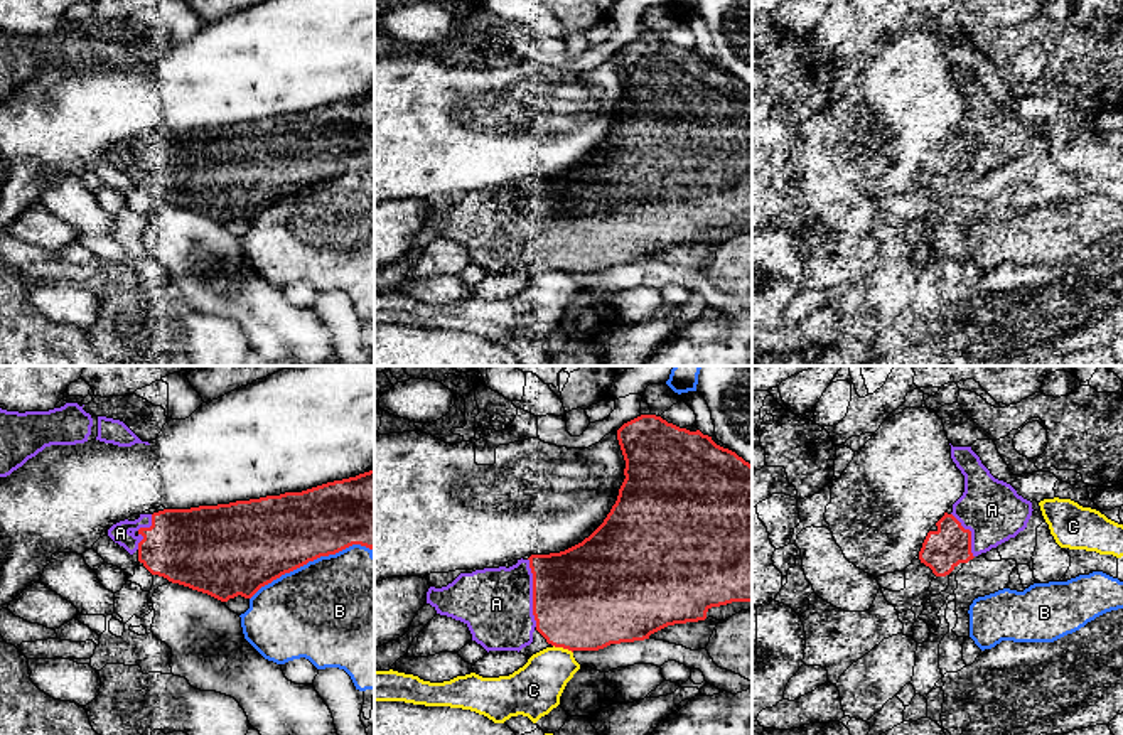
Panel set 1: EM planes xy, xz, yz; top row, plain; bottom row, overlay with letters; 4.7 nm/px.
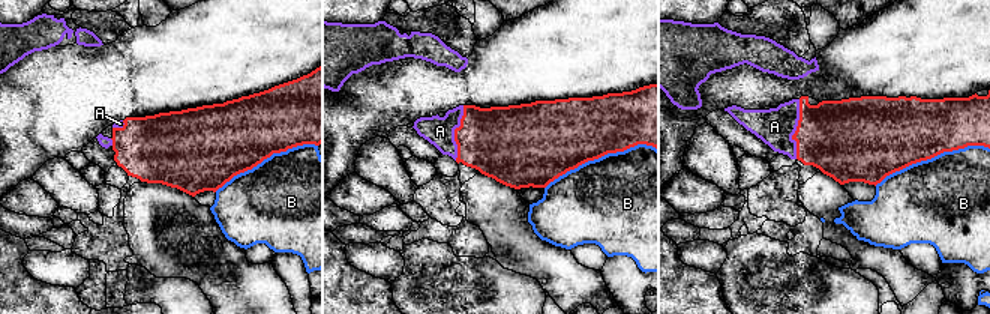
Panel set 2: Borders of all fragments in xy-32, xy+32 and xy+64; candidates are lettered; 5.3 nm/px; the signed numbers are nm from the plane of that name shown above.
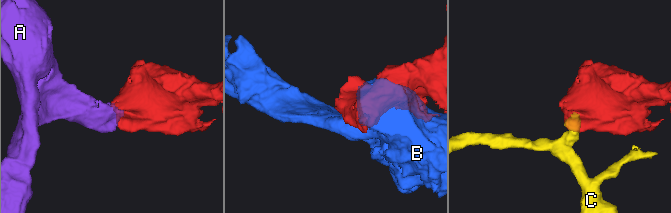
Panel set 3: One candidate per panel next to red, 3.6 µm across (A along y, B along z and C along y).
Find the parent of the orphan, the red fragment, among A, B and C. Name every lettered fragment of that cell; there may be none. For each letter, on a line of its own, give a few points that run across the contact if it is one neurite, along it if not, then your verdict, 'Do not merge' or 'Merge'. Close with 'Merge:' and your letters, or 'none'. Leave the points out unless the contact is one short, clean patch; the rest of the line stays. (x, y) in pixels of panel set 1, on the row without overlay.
A: Merge
B: Do not merge
C: Do not merge
Merge: A

